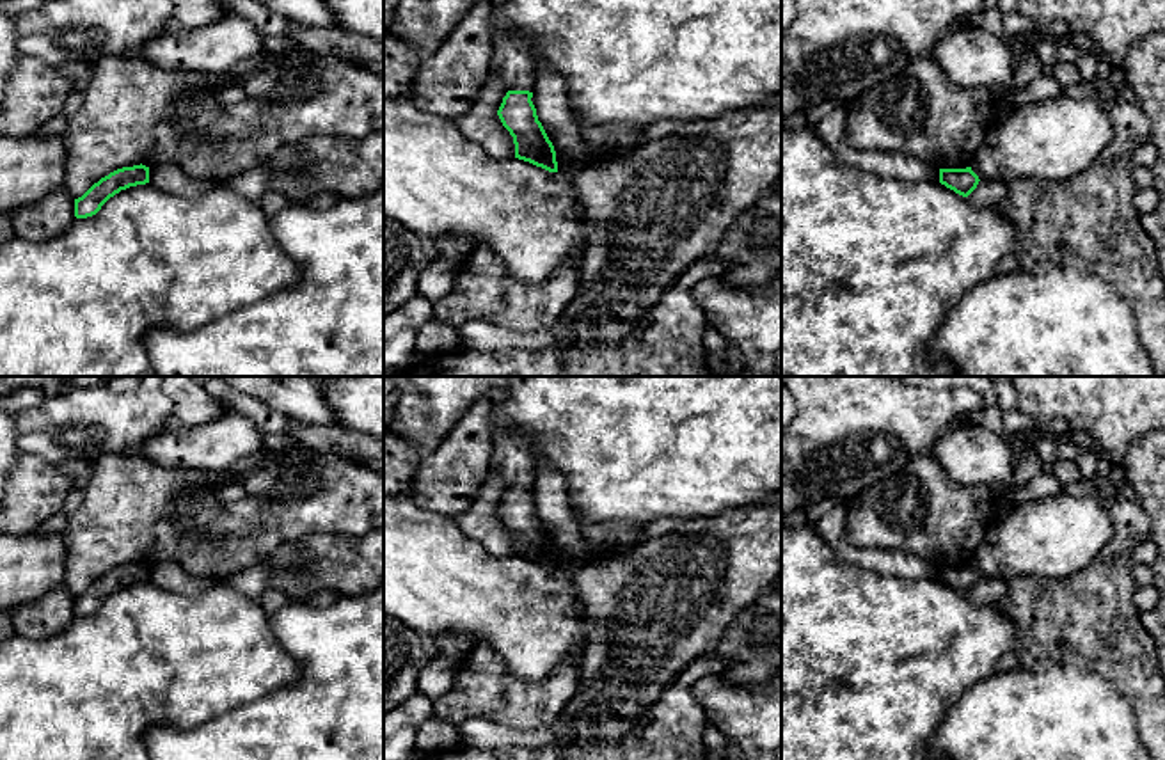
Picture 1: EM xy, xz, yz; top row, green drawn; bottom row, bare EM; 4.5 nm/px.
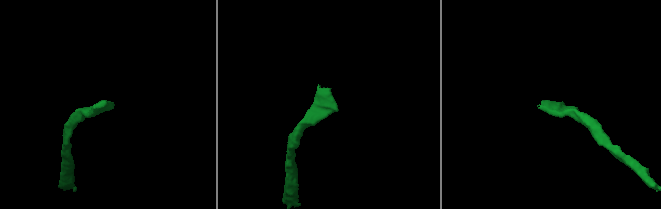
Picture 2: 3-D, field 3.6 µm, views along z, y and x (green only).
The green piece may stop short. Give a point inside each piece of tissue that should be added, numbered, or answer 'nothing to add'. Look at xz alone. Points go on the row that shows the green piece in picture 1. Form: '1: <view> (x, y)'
1: xz (512, 55)

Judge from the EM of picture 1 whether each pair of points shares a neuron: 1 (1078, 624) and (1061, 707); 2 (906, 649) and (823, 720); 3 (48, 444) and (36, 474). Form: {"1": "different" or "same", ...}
{"1": "different", "2": "same", "3": "different"}

